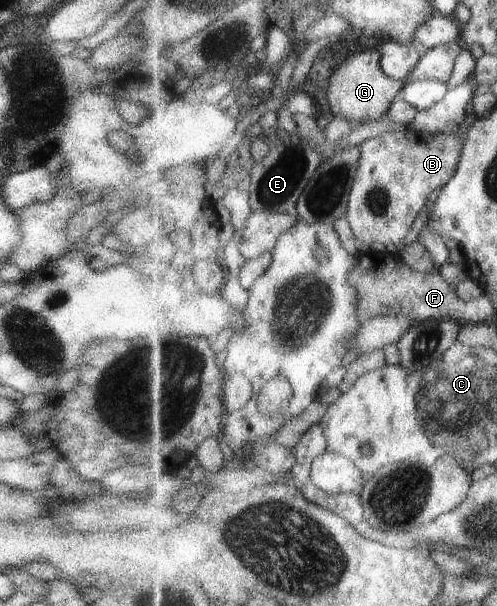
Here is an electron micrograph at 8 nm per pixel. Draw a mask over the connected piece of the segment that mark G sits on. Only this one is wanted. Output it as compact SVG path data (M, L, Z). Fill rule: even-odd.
M379 47L368 51L352 52L329 77L329 83L323 92L325 106L332 116L344 117L355 126L383 118L389 114L394 101L403 94L407 81L389 77L384 71L382 53Z

